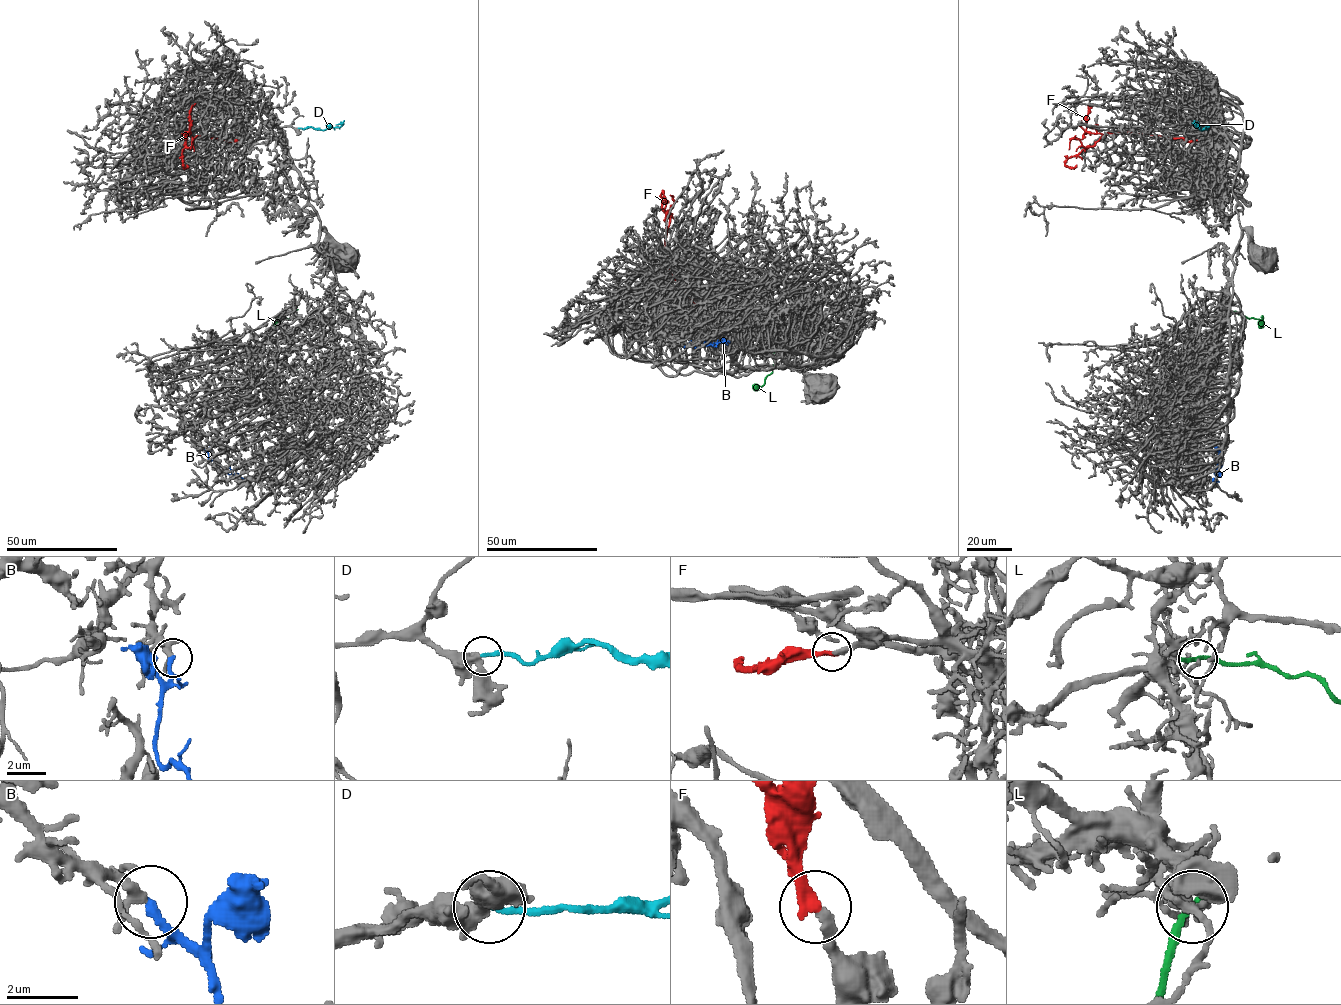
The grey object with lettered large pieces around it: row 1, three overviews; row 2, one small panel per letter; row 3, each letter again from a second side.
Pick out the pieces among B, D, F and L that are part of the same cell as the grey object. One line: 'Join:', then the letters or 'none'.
Join: F

